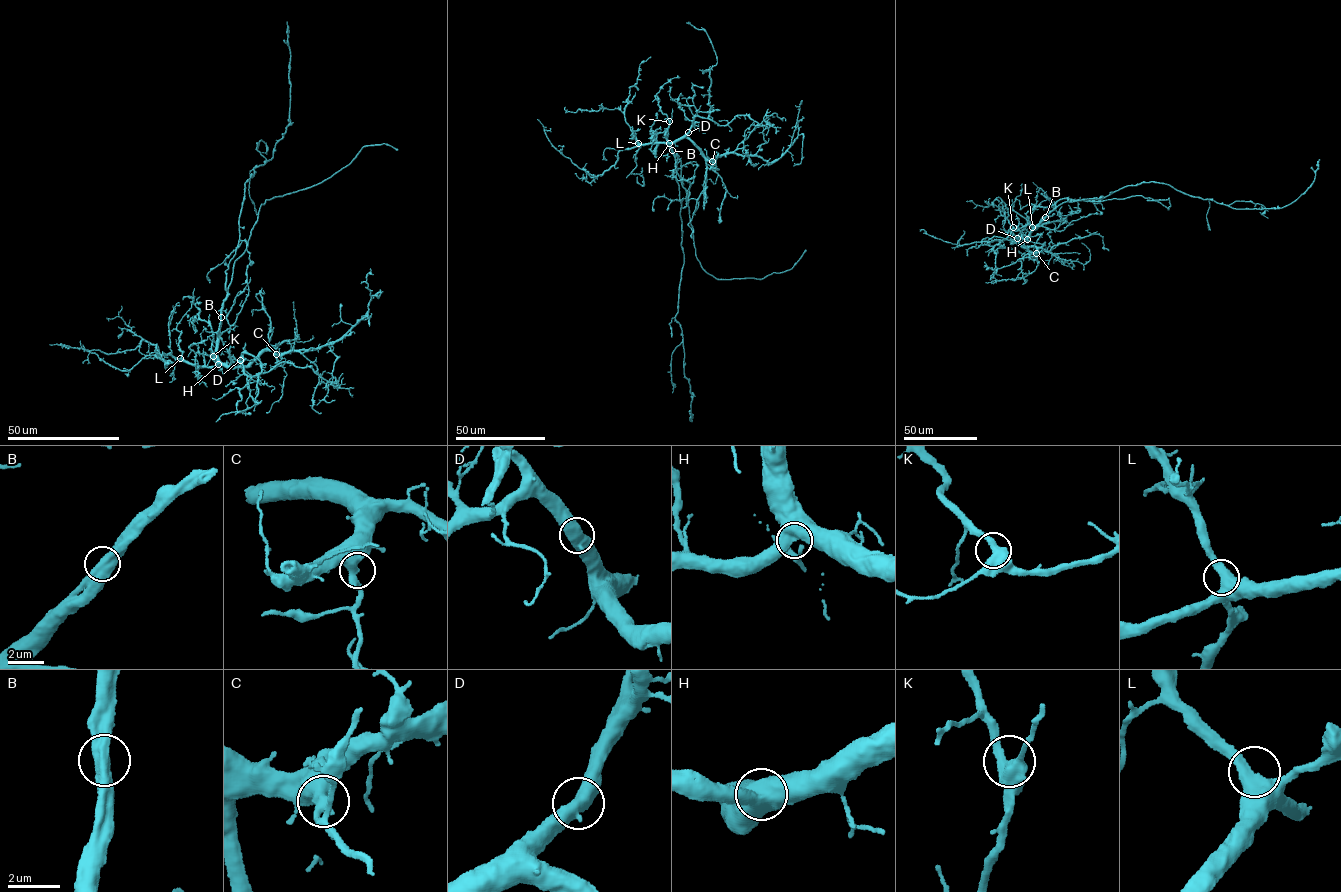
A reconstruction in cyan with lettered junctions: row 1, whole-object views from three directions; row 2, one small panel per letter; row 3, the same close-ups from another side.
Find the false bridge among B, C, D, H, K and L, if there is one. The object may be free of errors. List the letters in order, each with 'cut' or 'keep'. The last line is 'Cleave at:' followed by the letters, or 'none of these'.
B: keep
C: keep
D: keep
H: keep
K: keep
L: keep
Cleave at: none of these

